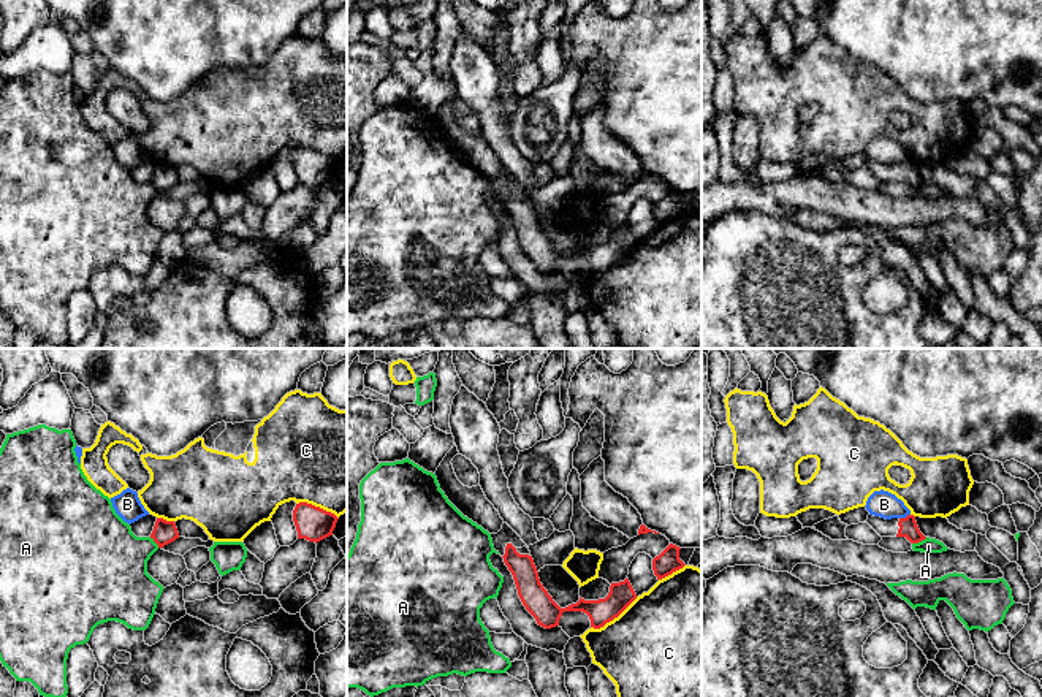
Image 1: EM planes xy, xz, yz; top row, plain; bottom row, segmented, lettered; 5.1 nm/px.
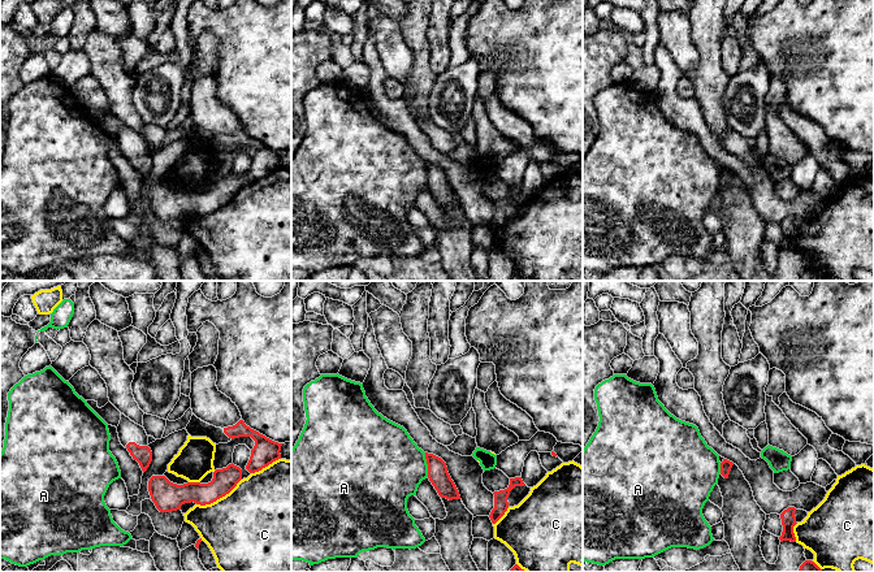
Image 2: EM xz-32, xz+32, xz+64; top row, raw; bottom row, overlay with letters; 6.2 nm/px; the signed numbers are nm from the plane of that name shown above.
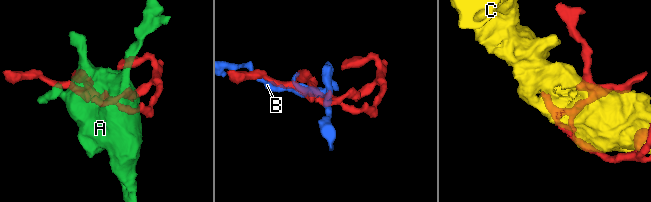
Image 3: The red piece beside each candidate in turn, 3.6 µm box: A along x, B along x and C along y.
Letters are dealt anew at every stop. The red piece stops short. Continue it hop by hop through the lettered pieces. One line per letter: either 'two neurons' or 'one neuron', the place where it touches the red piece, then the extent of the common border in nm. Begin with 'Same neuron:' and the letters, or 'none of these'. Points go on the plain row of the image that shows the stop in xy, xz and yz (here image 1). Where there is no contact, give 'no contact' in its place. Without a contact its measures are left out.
Same neuron: none of these
A: two neurons | yz (919, 186) | 90 nm
B: two neurons | yz (906, 162) | 60 nm
C: two neurons | xz (613, 263) | 280 nm

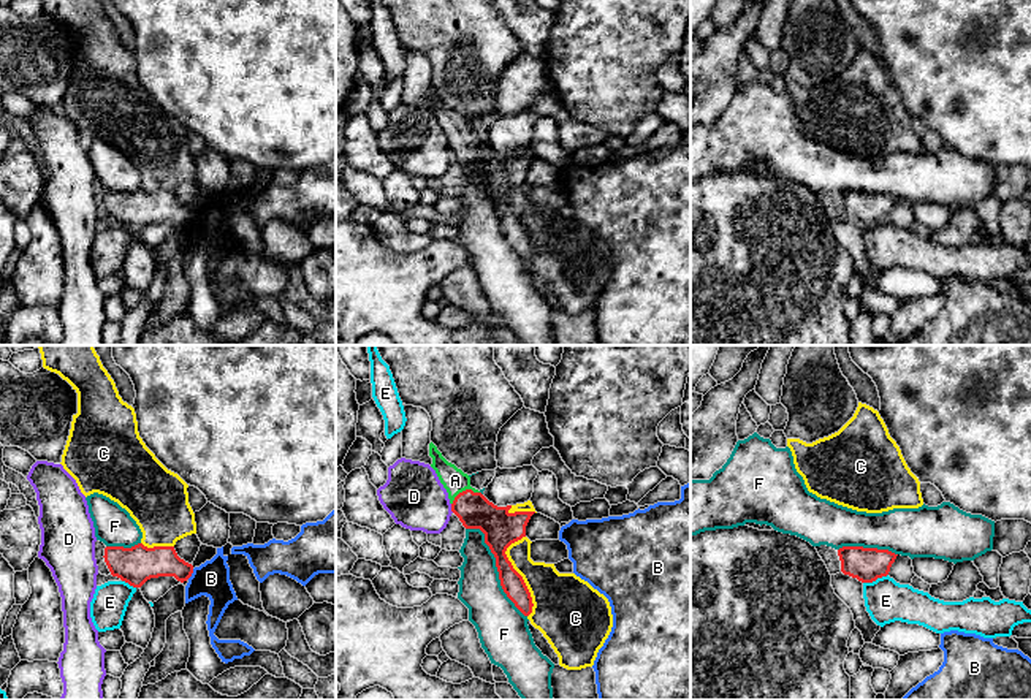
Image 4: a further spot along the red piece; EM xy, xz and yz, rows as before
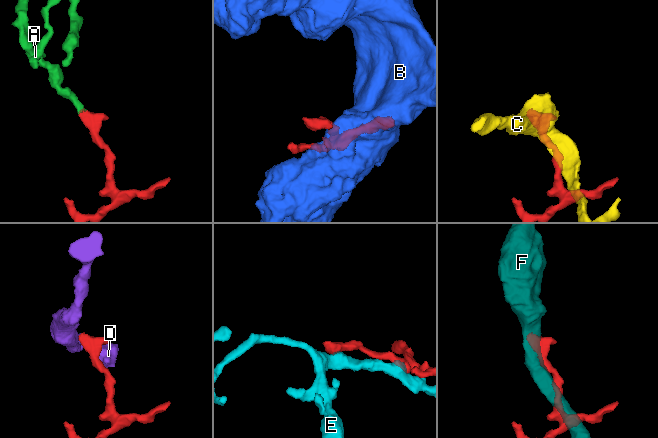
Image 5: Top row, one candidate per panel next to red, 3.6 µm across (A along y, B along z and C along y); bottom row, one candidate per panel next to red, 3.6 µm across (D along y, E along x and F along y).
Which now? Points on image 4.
Same neuron: A
A: one neuron | xz (463, 136) | 160 nm
B: two neurons | xy (192, 217) | 70 nm
C: two neurons | xz (520, 220) | 420 nm
D: two neurons | xz (452, 154) | 50 nm
E: two neurons | yz (875, 225) | 140 nm
F: two neurons | xz (496, 211) | 550 nm

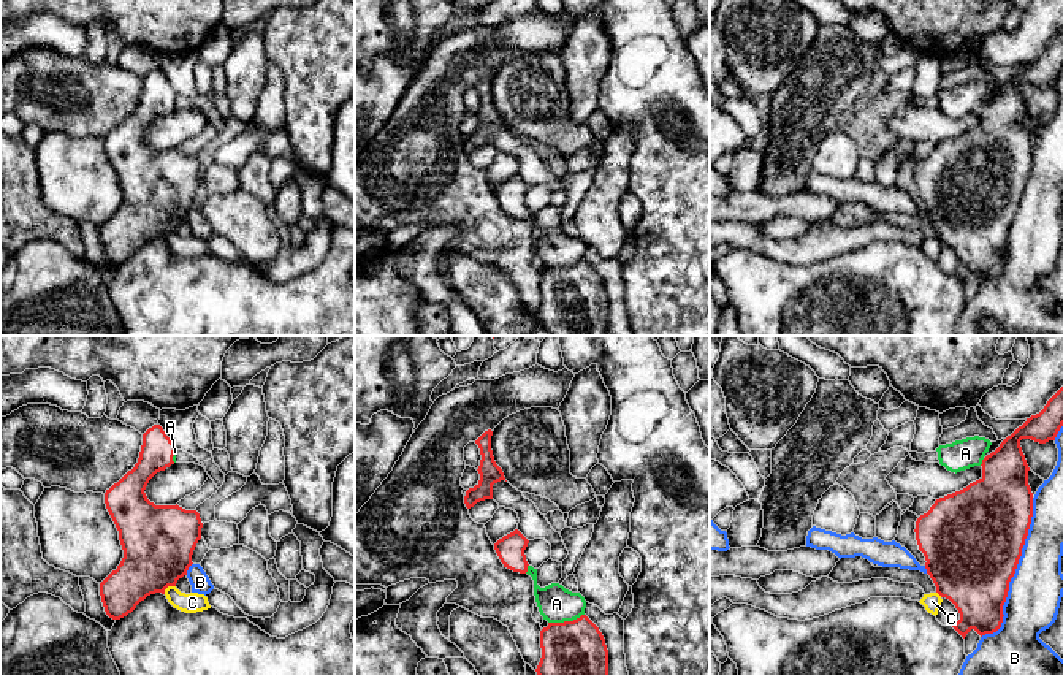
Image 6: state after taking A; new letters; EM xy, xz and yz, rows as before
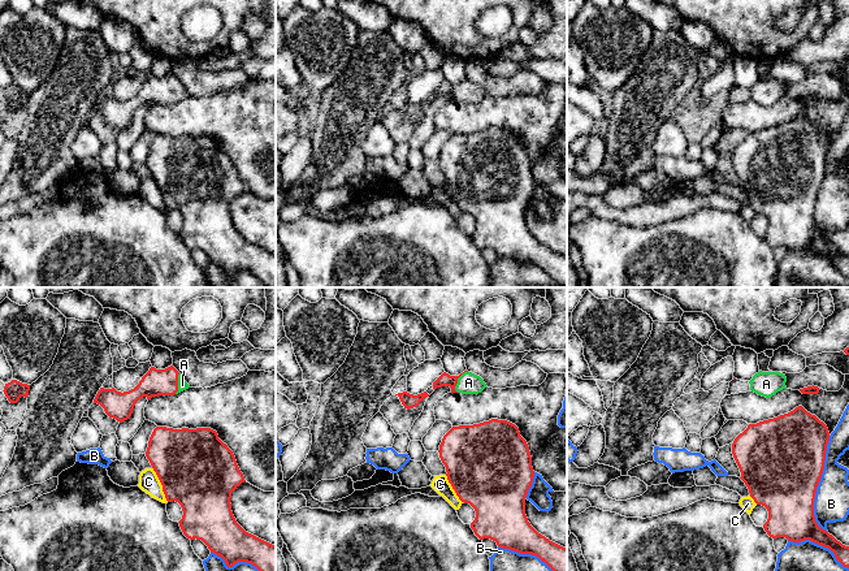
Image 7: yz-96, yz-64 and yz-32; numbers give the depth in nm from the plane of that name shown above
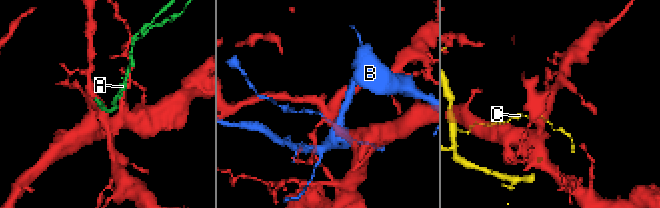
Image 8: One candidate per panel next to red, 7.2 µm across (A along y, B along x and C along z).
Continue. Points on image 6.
Same neuron: A
A: one neuron | xz (566, 266) | 190 nm
B: two neurons | yz (1014, 217) | 750 nm
C: two neurons | xy (168, 230) | 80 nm

